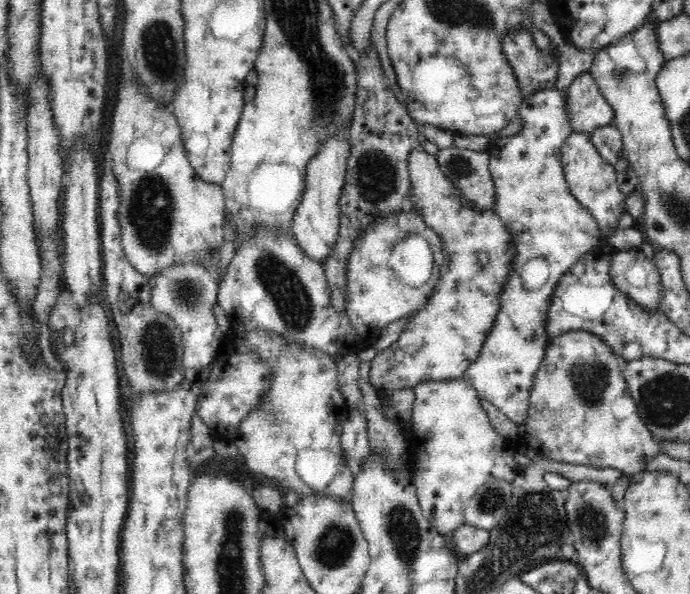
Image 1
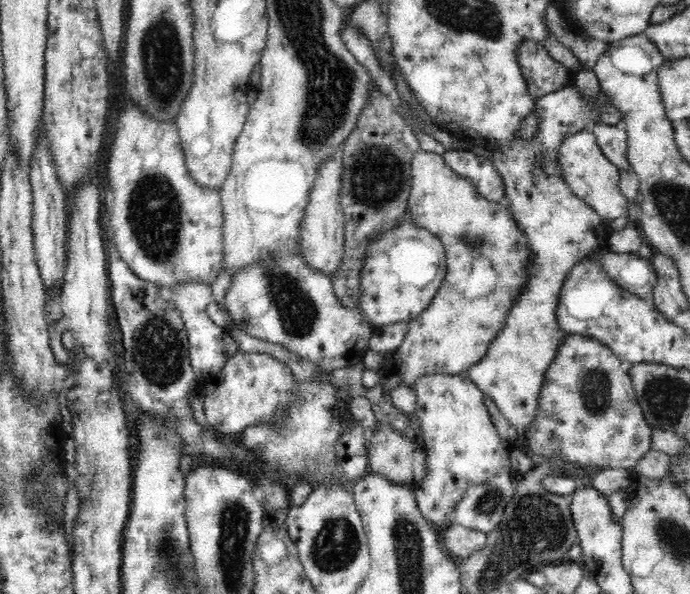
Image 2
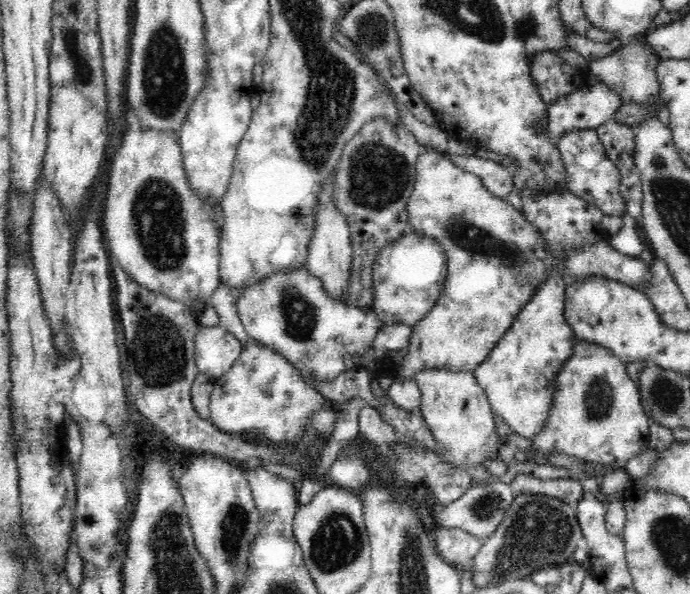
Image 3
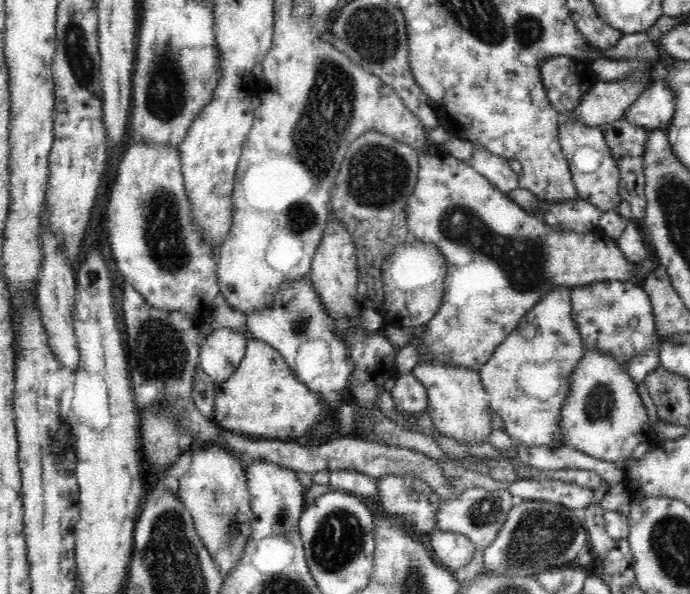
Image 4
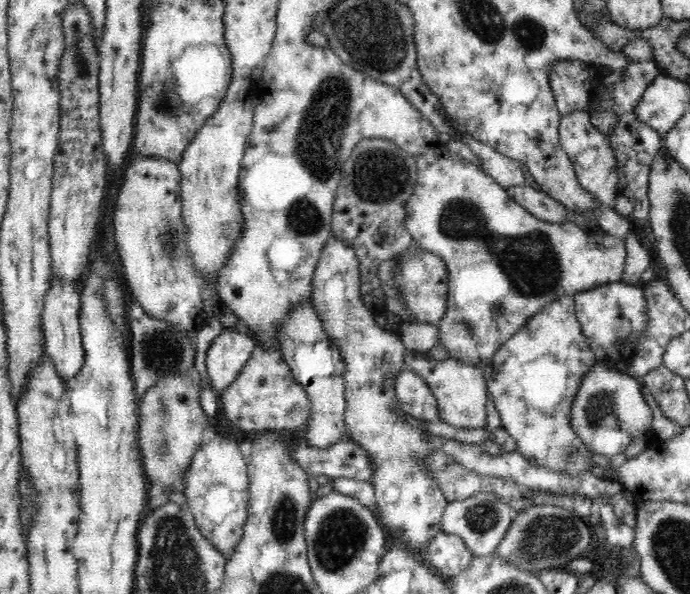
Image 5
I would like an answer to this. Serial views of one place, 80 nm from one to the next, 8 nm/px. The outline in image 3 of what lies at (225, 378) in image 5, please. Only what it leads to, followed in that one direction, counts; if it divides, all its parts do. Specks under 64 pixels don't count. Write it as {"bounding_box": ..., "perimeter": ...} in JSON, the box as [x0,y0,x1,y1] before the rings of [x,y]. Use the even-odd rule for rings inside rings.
{"bounding_box":[195,321,242,378],"perimeter":[[[198,321],[195,330],[195,363],[200,374],[207,375],[210,378],[222,376],[235,360],[240,356],[242,344],[226,329],[219,327],[206,327]]]}

